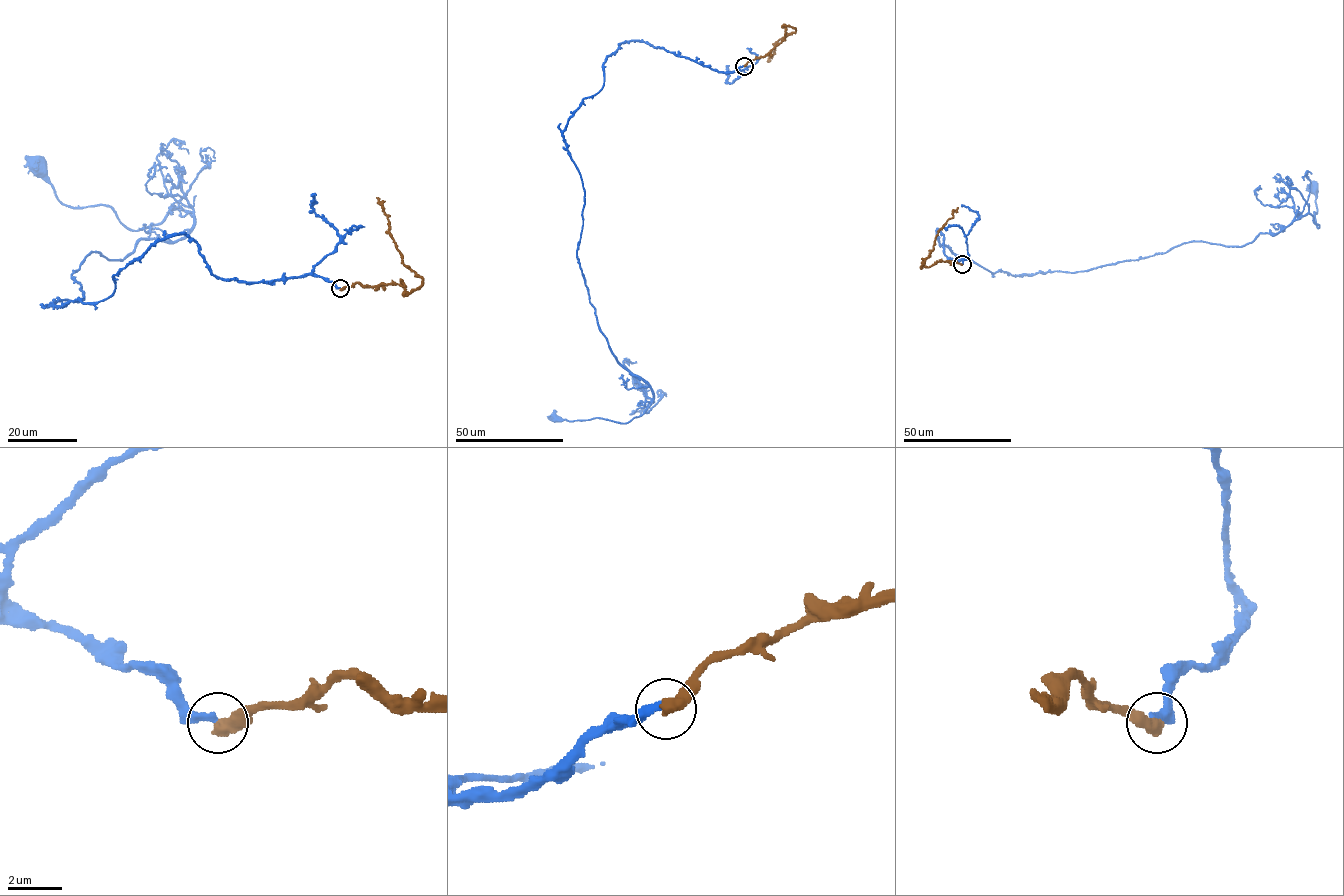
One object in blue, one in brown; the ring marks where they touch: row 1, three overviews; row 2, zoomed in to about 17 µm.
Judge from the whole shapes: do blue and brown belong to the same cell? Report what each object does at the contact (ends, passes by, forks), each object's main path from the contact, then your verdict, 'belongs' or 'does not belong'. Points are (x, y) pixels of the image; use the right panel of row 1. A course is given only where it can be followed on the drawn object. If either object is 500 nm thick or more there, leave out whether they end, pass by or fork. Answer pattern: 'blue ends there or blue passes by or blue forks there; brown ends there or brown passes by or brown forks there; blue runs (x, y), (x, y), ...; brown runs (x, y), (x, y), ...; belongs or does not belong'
blue runs (961, 264), (938, 230), (1013, 275), (1243, 246), (1310, 213), (1318, 227), (1315, 187); brown runs (961, 264), (955, 261), (938, 261), (921, 267), (933, 249), (939, 230), (957, 207); does not belong

